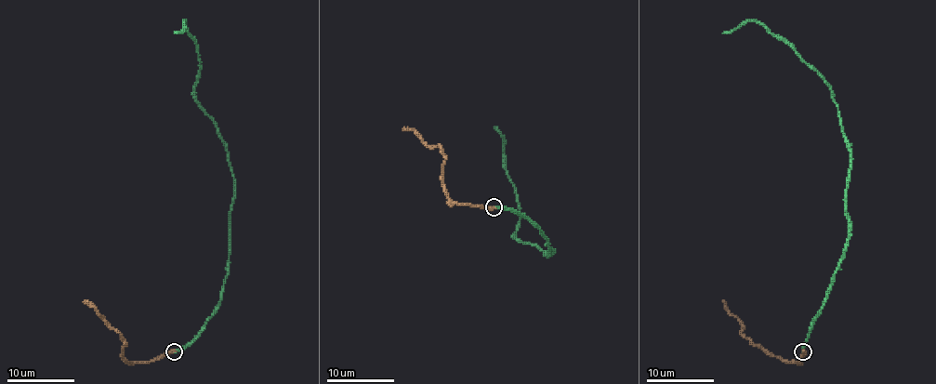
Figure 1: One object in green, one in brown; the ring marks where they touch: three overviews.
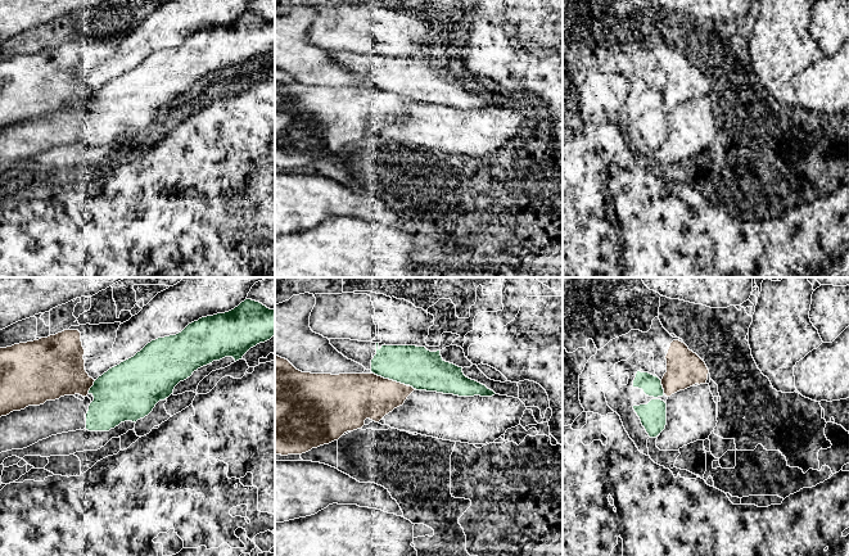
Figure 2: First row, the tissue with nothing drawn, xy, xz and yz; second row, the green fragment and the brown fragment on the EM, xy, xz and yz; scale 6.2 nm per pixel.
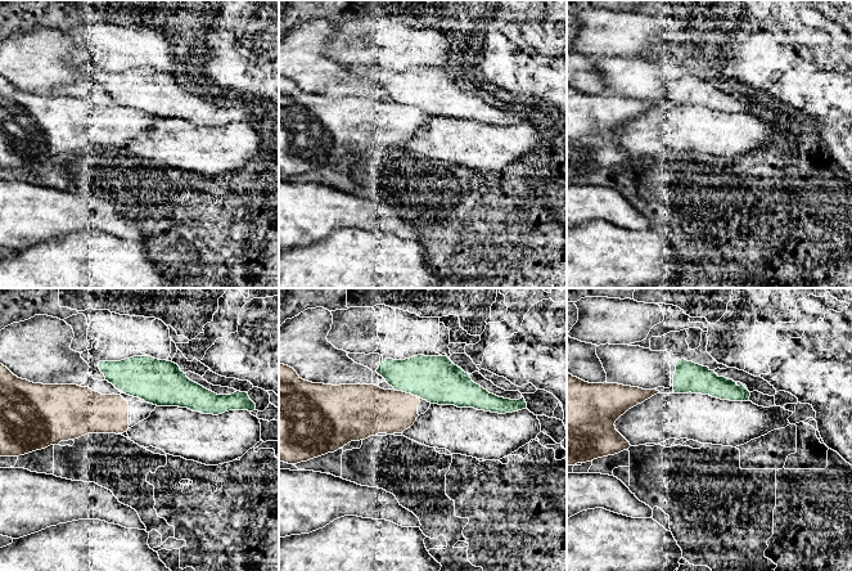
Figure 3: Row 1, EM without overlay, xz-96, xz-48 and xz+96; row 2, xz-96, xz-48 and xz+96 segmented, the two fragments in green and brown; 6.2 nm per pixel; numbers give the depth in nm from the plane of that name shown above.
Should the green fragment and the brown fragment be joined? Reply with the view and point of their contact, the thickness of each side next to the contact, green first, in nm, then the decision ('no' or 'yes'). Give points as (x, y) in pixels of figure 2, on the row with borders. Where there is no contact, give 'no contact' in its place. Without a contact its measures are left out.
xz (389, 379) | 260/300 nm | no

